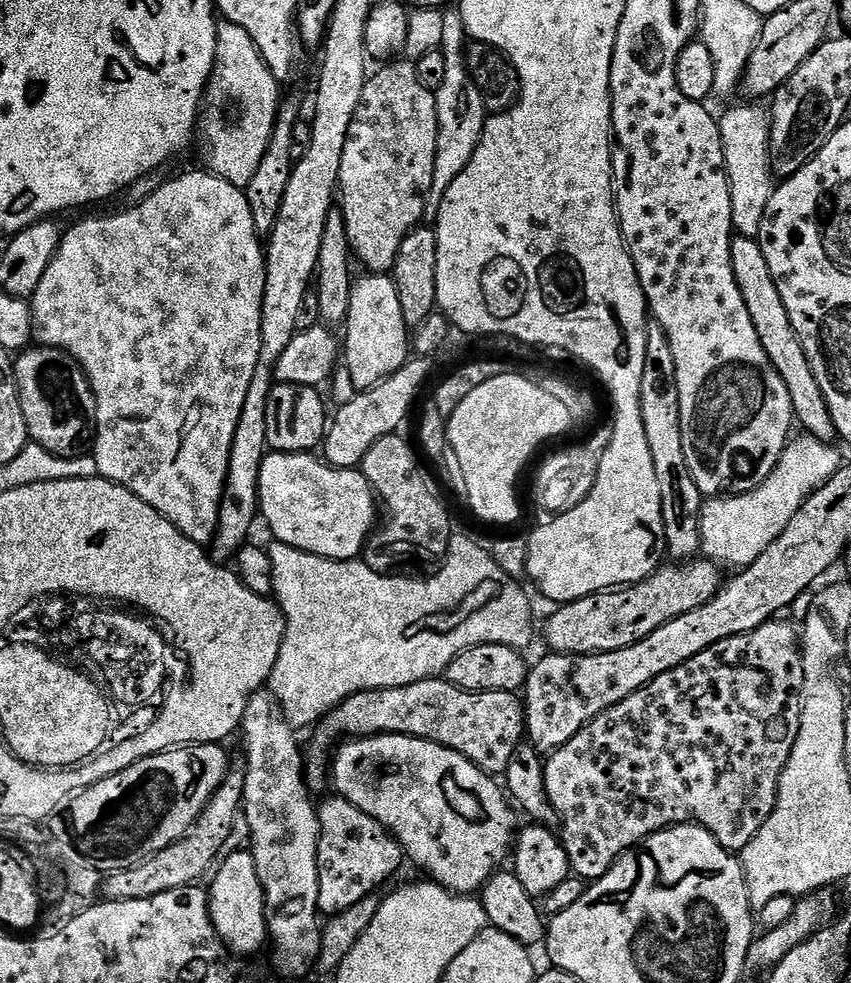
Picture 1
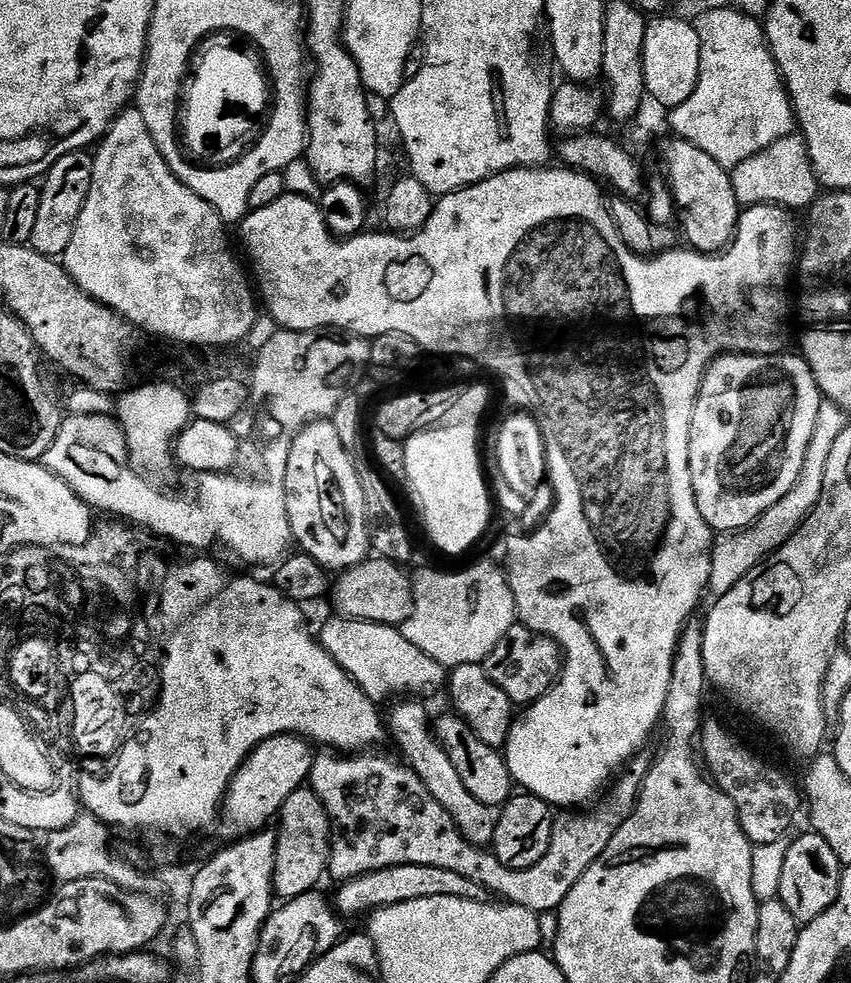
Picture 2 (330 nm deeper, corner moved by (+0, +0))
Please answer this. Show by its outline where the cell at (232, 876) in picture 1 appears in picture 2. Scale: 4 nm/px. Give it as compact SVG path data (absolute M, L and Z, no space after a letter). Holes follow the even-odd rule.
M307 786L294 790L280 807L276 833L276 857L274 858L273 893L287 902L302 894L313 891L320 879L325 879L328 871L328 859L332 849L332 823L326 806Z

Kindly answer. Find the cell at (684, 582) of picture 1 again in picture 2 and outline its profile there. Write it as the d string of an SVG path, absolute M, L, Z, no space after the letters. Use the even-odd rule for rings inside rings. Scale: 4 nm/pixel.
M517 622L512 625L510 630L506 630L502 642L498 642L498 646L494 646L494 650L484 660L483 666L490 682L494 682L494 686L502 689L506 693L506 698L512 700L513 705L527 706L534 703L538 698L542 698L558 683L562 667L562 653L559 646L549 636L538 634Z

